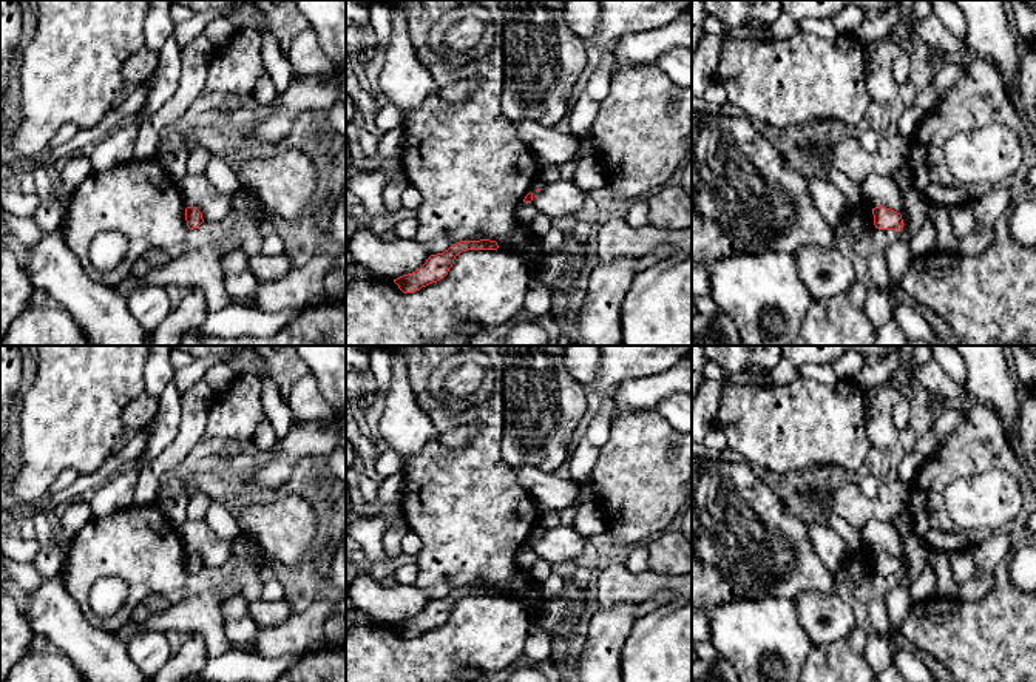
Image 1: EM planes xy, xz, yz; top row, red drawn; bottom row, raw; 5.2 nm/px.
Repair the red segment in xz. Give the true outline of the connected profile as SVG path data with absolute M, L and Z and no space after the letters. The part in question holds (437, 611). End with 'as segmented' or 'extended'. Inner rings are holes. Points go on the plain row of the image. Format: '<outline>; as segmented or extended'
M480 585L480 586L460 586L452 589L443 599L431 600L426 608L415 617L403 620L394 628L403 639L414 639L422 633L443 625L454 609L459 599L466 596L497 596L496 586Z; as segmented

